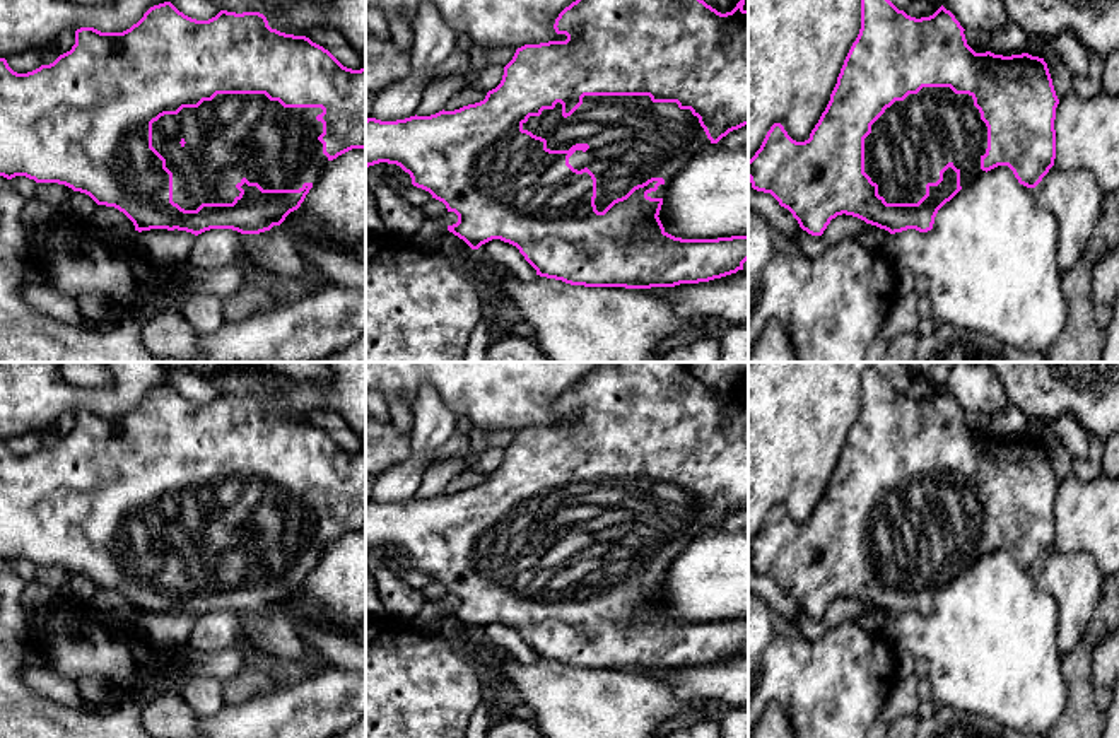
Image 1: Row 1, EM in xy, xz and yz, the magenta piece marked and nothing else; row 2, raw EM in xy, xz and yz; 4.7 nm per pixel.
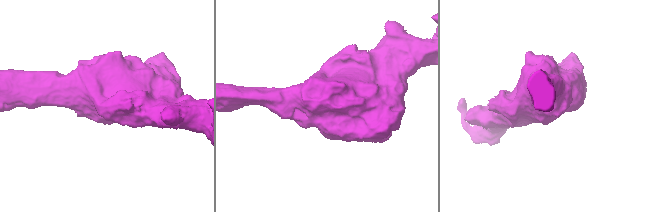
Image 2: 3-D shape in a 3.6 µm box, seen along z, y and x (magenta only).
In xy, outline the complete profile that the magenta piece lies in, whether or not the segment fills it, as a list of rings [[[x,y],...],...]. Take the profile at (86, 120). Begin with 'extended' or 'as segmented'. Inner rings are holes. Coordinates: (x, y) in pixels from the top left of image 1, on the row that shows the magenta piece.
extended; [[[164,2],[150,7],[137,24],[123,32],[77,29],[70,51],[32,72],[17,73],[5,58],[0,58],[0,176],[7,179],[26,176],[36,183],[65,184],[89,195],[97,205],[118,208],[138,232],[178,229],[198,236],[210,229],[232,229],[241,234],[270,231],[301,207],[323,166],[352,149],[366,149],[366,68],[347,68],[309,38],[272,29],[260,12],[220,10],[208,20],[196,20],[179,12],[171,2]]]

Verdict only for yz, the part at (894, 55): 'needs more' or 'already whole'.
needs more

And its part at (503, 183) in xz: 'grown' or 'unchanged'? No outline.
grown

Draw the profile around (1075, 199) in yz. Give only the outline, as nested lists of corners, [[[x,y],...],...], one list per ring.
[[[1054,166],[1034,188],[1037,203],[1056,219],[1061,272],[1071,270],[1088,249],[1104,217],[1104,195],[1092,171],[1061,171]]]

